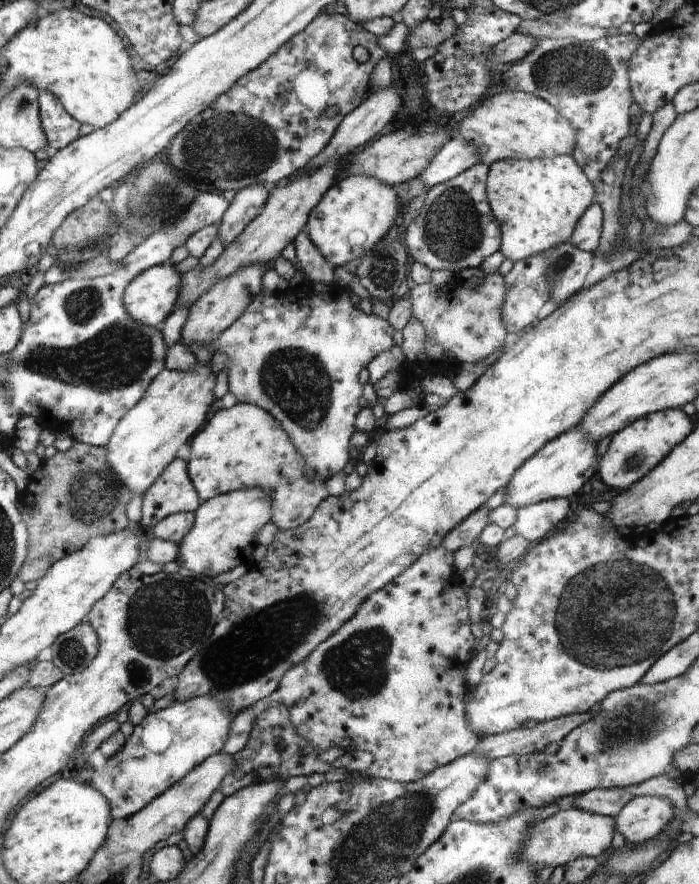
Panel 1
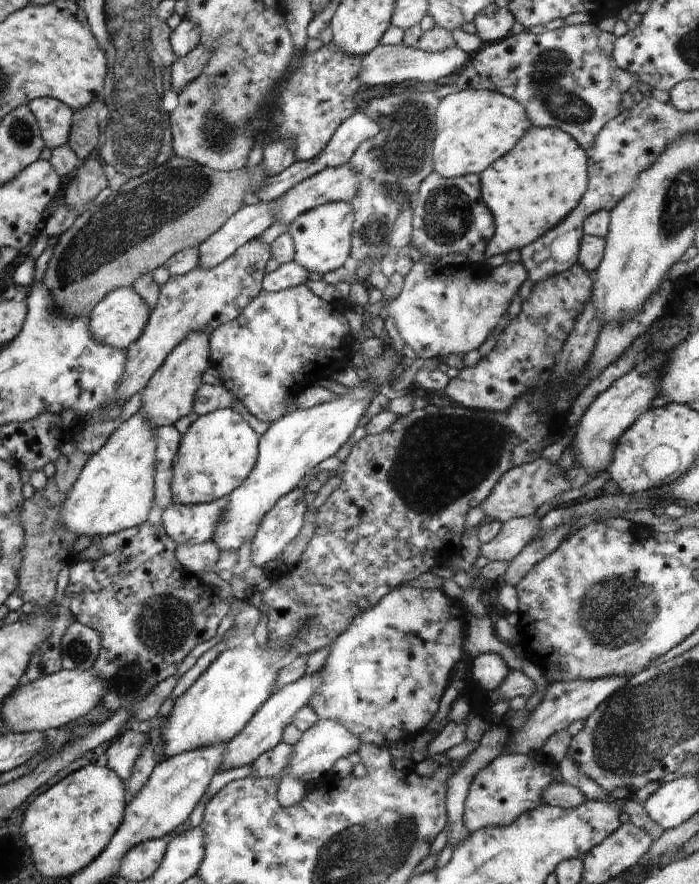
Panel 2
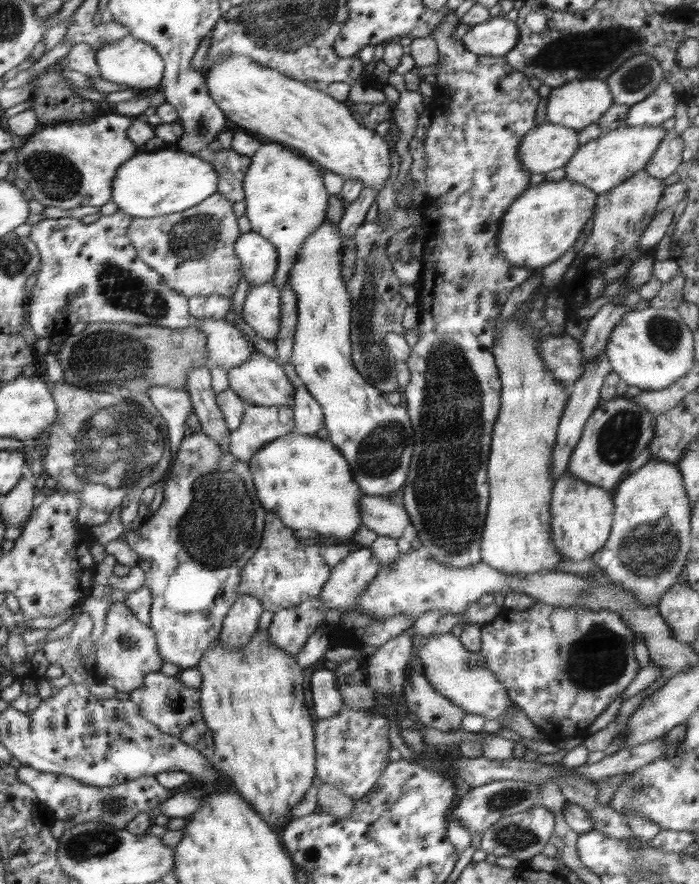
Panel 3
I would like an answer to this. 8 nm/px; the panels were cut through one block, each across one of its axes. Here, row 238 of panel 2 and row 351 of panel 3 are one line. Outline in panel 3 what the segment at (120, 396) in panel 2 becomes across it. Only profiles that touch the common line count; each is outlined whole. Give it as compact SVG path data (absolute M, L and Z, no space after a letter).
M254 351L241 365L228 369L228 384L248 406L292 405L296 387L287 379L284 367L261 352Z

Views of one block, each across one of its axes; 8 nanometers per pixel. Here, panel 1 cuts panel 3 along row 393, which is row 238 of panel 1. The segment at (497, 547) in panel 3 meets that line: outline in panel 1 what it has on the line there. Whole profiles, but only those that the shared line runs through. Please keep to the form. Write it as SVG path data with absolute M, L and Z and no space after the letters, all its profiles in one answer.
M568 154L494 162L489 166L486 187L492 213L501 227L500 251L513 263L568 241L596 196L595 184Z

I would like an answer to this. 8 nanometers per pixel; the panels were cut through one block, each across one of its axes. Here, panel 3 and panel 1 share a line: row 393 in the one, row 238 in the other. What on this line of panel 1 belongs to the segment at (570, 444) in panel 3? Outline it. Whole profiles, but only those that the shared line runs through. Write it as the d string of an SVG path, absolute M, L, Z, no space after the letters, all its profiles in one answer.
M594 202L583 214L571 237L571 242L582 251L595 253L603 230L603 211Z

